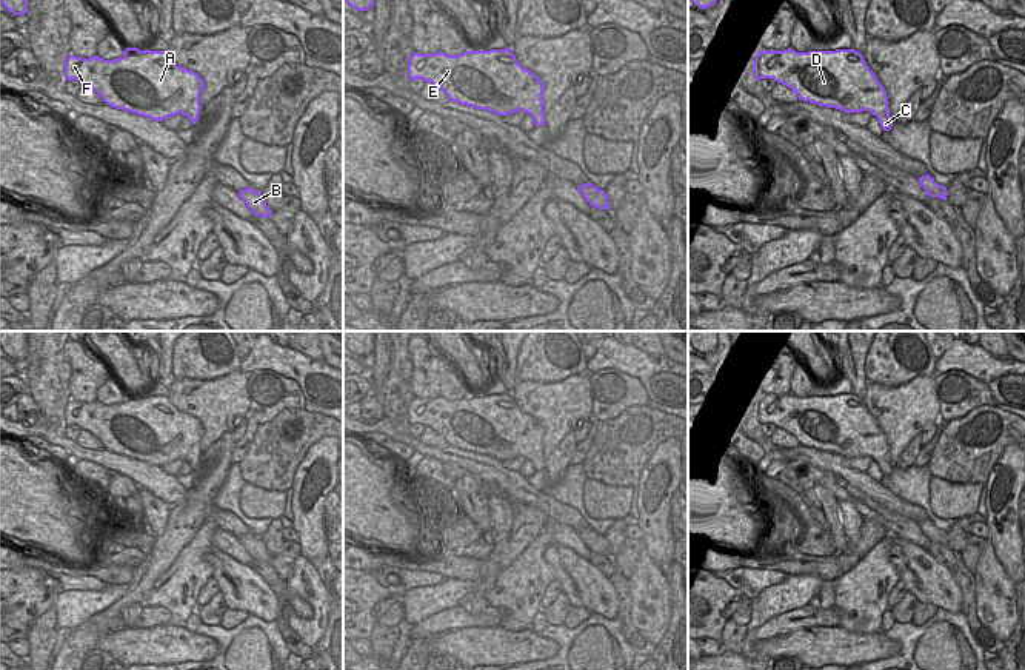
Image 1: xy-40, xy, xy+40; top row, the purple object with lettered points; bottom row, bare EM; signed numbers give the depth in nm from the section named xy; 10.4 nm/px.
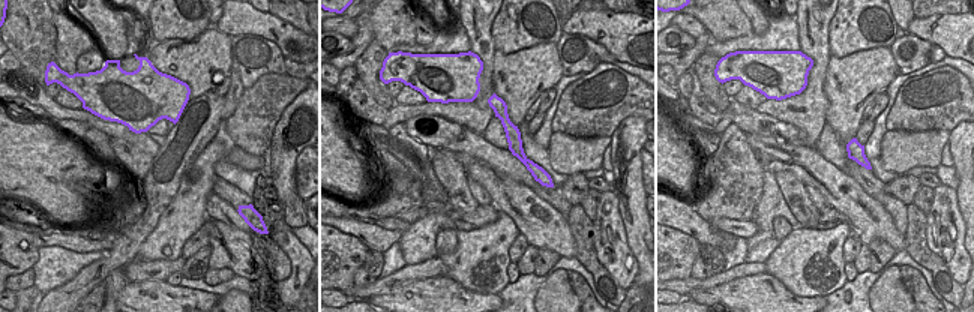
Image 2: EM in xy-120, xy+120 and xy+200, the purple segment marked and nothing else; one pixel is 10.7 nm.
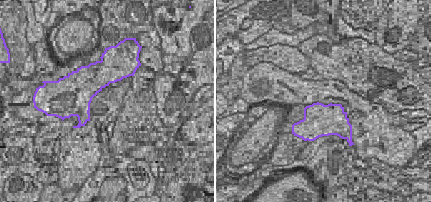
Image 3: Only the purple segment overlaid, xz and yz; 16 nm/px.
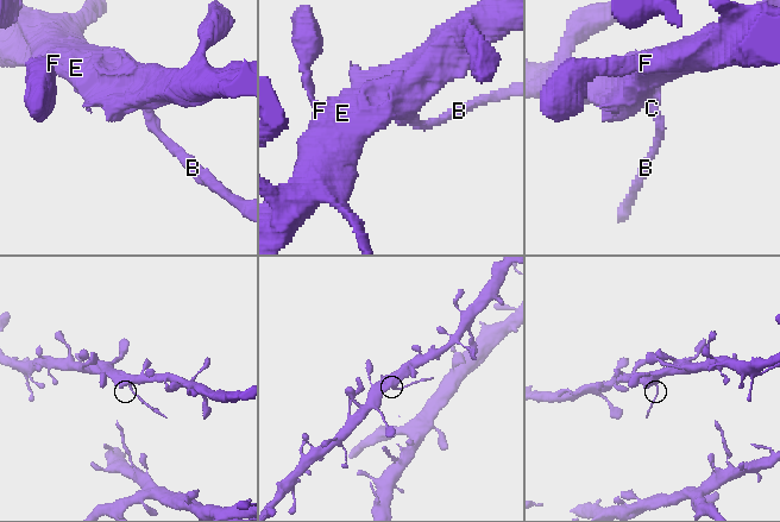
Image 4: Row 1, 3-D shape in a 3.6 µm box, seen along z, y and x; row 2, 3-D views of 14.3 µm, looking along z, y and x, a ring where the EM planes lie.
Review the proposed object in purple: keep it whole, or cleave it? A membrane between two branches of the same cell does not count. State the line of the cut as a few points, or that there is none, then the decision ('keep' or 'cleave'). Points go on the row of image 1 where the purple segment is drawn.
xy+40 (887, 108), (884, 116), (876, 116) | cleave

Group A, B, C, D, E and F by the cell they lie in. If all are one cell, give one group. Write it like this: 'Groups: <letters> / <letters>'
Groups: A D E F / B C.

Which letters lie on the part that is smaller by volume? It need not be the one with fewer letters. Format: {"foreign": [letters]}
{"foreign": ["B", "C"]}

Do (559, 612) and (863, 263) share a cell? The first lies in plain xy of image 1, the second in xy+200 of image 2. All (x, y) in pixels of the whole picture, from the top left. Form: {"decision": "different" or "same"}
{"decision": "same"}

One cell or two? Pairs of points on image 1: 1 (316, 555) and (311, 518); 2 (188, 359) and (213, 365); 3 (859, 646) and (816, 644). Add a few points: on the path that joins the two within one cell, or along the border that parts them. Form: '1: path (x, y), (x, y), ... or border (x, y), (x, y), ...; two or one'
1: path (314, 546), (311, 527); one
2: path (194, 359), (207, 359); one
3: path (848, 646), (827, 646); one

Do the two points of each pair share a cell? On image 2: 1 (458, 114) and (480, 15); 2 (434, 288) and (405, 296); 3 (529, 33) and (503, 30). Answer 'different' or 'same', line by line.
1: same
2: same
3: same

